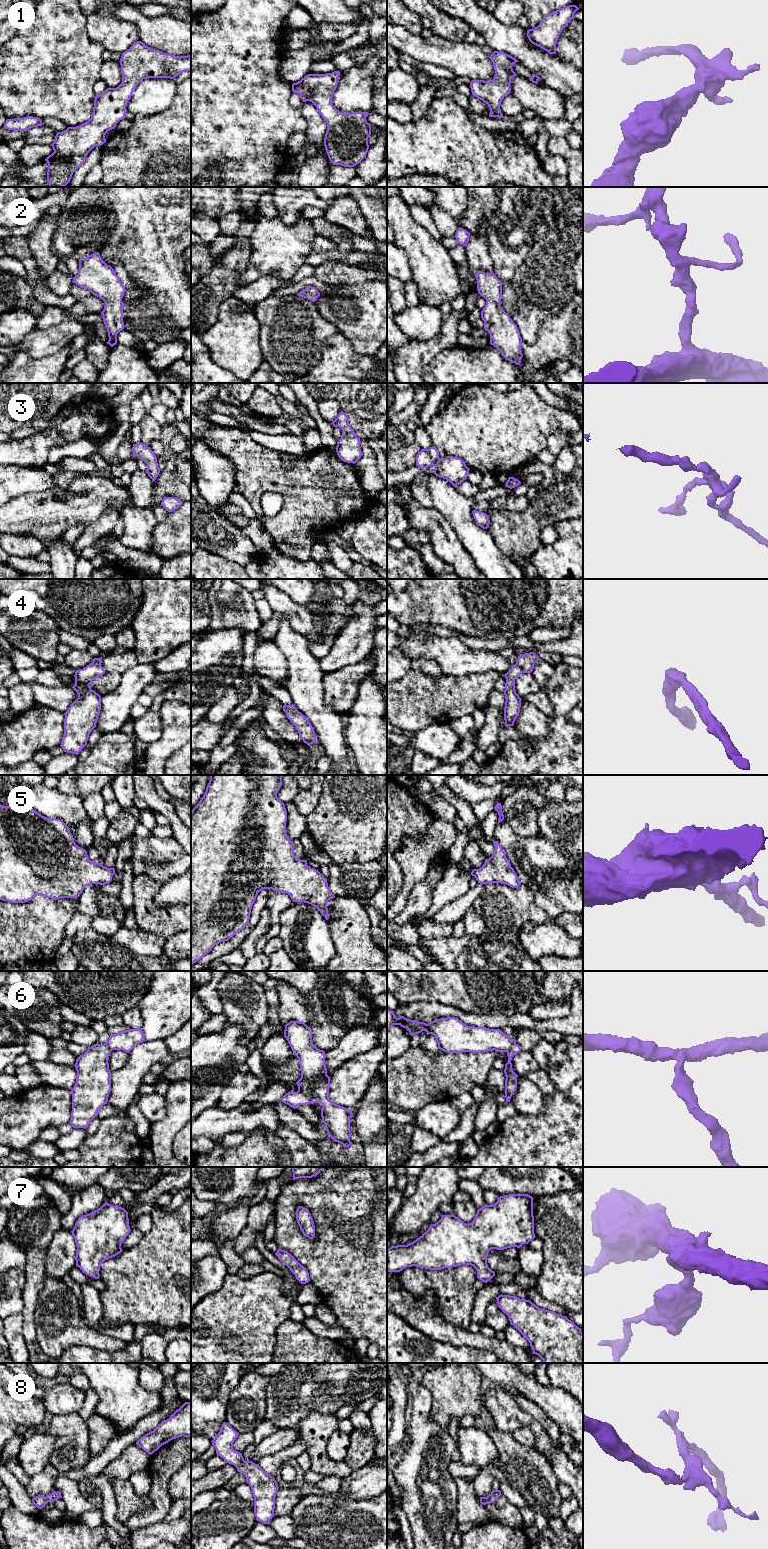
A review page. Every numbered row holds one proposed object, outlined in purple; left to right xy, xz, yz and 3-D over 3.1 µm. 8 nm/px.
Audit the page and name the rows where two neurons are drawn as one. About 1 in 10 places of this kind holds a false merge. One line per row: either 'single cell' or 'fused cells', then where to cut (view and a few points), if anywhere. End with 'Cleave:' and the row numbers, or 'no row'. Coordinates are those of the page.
1: single cell | no cut
2: single cell | no cut
3: single cell | no cut
4: single cell | no cut
5: single cell | no cut
6: fused cells | xz (298, 1088), (310, 1102)
7: single cell | no cut
8: single cell | no cut
Cleave: 6

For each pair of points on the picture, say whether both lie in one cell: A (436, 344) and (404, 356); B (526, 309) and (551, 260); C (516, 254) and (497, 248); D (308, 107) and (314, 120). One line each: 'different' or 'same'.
A: same
B: same
C: same
D: same

